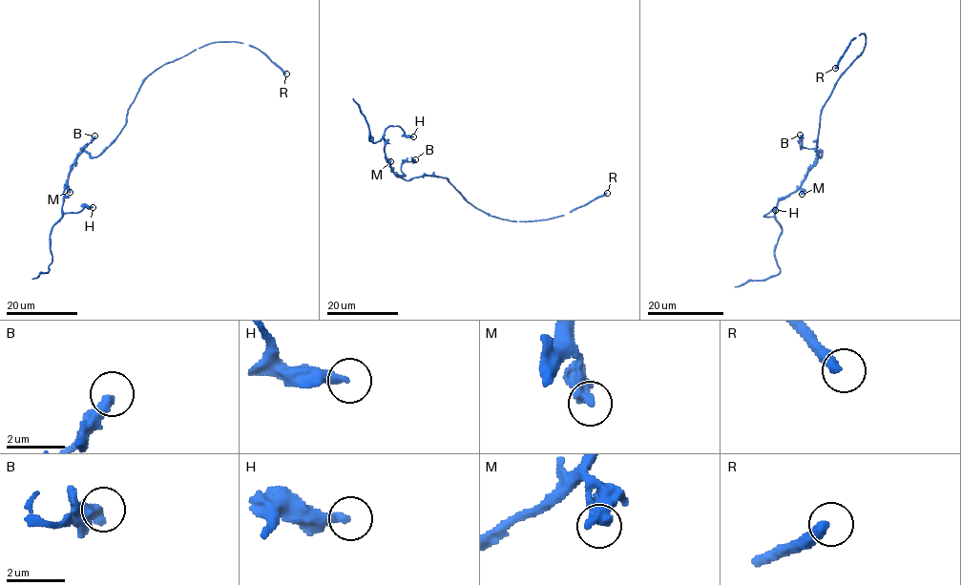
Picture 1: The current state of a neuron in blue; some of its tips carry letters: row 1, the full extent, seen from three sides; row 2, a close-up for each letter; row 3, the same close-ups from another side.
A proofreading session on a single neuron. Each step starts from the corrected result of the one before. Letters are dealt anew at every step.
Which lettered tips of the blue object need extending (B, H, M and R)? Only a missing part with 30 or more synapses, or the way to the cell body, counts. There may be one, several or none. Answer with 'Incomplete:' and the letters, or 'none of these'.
Incomplete: R

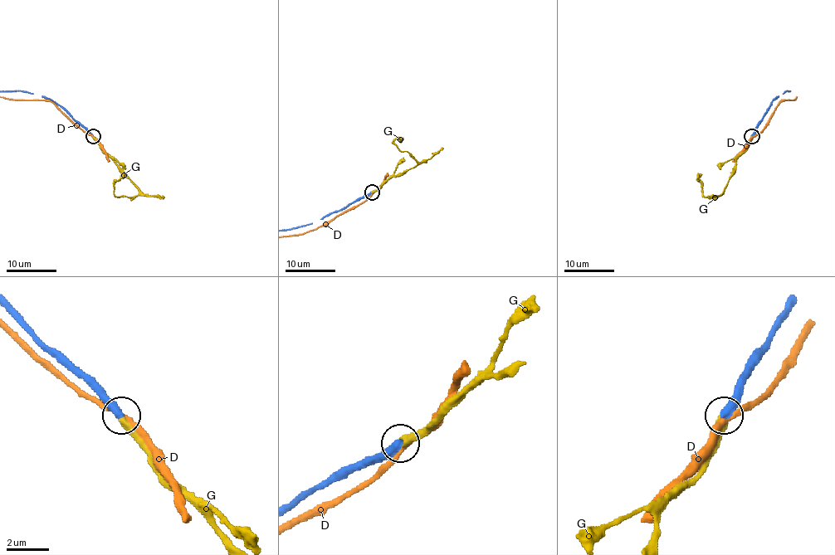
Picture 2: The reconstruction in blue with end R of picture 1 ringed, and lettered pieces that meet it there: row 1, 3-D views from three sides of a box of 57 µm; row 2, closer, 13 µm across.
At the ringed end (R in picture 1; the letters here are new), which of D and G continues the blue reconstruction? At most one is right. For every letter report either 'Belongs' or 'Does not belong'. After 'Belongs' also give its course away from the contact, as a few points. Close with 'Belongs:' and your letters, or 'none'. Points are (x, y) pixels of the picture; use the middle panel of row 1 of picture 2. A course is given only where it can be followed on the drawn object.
D: Does not belong
G: Belongs. Its course: (372, 192), (389, 177), (402, 175), (417, 164), (407, 151), (402, 151), (393, 143), (403, 138)
Belongs: G

